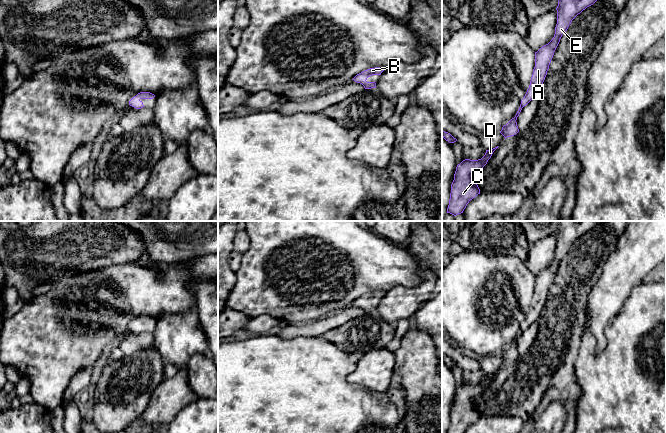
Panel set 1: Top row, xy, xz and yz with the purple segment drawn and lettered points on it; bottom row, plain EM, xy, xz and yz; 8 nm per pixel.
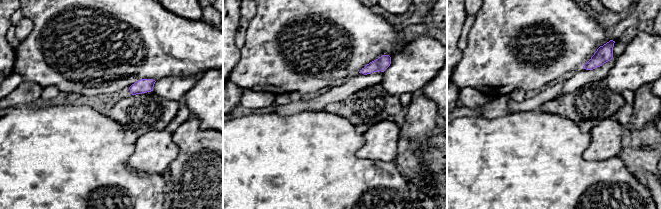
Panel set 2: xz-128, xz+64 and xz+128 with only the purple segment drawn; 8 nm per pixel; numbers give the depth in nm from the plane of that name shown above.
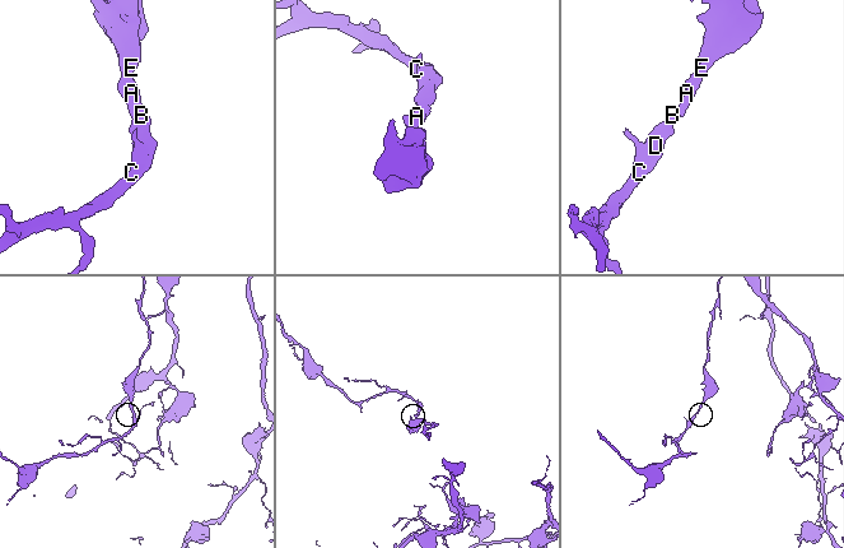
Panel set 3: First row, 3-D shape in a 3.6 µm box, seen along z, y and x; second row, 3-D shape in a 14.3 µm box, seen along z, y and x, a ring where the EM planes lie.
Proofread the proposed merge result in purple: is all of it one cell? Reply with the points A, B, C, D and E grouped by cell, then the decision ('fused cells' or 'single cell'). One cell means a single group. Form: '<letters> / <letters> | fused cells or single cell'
A B C D E | single cell

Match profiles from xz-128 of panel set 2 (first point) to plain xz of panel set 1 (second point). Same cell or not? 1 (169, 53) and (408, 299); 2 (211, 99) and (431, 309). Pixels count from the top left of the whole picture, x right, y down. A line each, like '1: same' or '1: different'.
1: different
2: same

